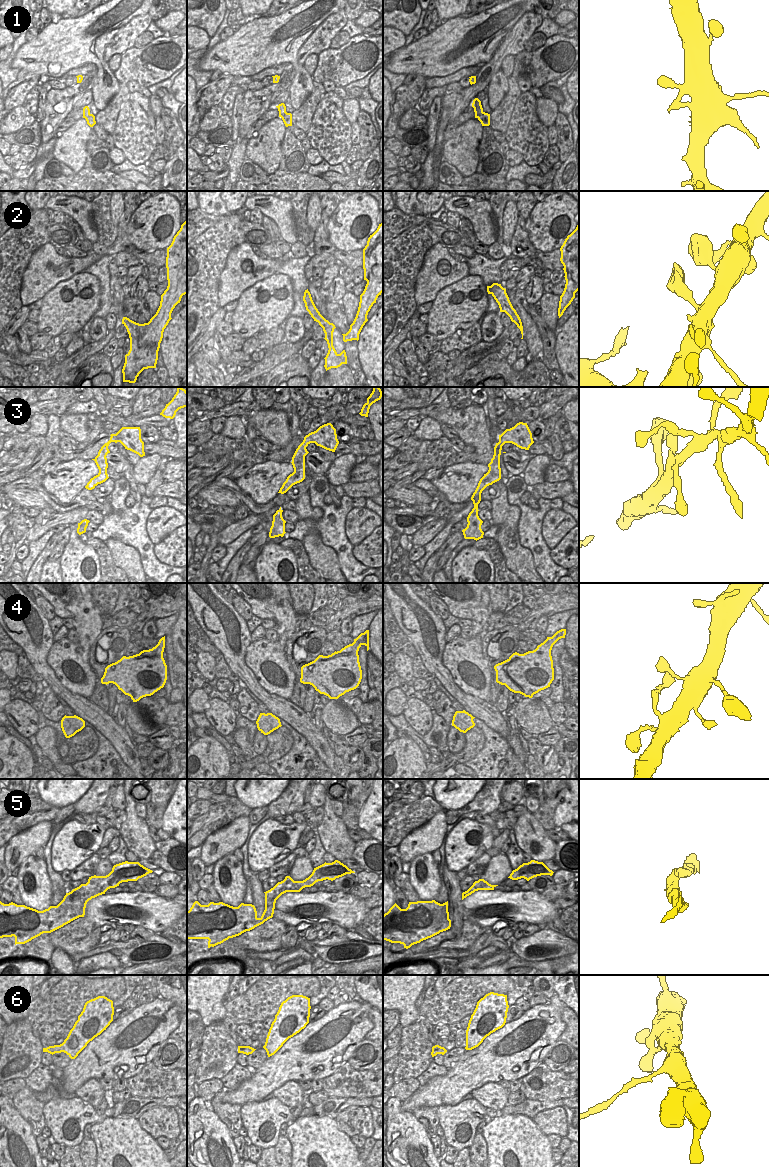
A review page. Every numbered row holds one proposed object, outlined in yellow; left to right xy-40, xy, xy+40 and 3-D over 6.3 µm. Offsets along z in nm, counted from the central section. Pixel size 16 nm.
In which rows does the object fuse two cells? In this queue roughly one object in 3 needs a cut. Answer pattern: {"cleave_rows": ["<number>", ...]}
{"cleave_rows": ["6"]}

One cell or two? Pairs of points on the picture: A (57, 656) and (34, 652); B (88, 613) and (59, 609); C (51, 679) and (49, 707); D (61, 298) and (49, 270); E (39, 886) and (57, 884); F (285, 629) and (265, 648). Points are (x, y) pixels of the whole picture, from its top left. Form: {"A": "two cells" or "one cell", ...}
{"A": "two cells", "B": "two cells", "C": "two cells", "D": "two cells", "E": "two cells", "F": "two cells"}

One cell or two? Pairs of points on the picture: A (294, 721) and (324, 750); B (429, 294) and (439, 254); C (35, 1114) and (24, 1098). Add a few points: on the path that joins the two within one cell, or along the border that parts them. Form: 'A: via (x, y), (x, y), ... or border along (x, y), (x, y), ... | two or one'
A: via (302, 726), (318, 742) | one
B: via (429, 284), (434, 275), (435, 264) | one
C: via (31, 1110), (25, 1102) | one

